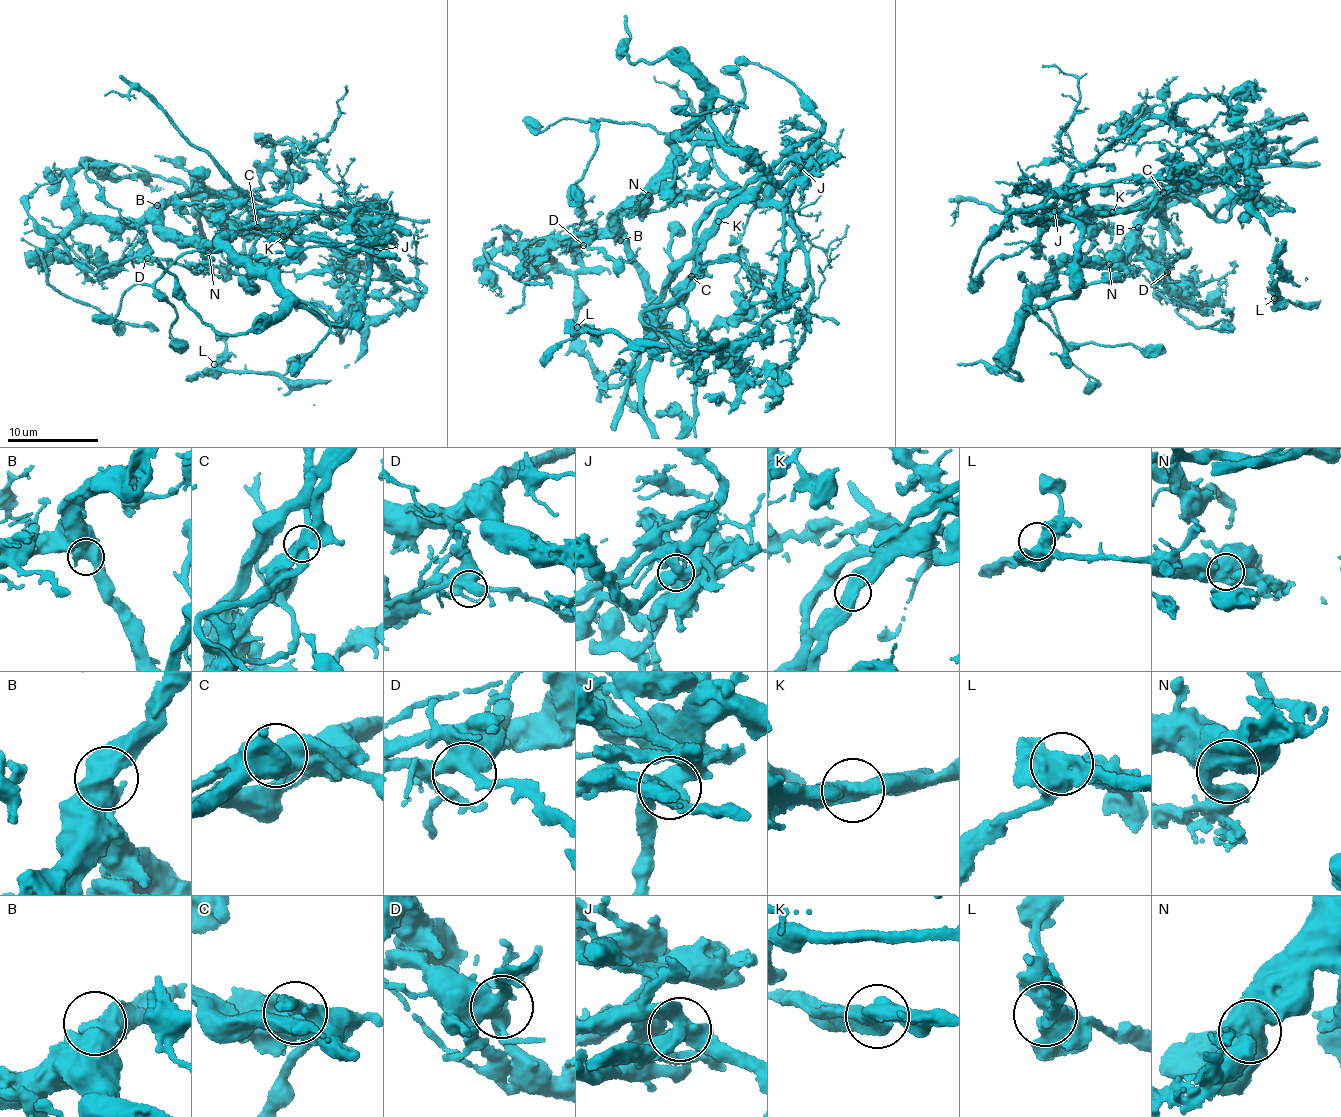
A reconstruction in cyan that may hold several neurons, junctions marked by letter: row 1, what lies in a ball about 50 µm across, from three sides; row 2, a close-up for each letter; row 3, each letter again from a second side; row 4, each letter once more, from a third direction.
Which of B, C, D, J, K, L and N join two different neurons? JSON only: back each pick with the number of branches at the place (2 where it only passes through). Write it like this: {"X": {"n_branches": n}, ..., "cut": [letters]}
{"C": {"n_branches": 2}, "J": {"n_branches": 3}, "K": {"n_branches": 2}, "cut": ["C", "J", "K"]}

